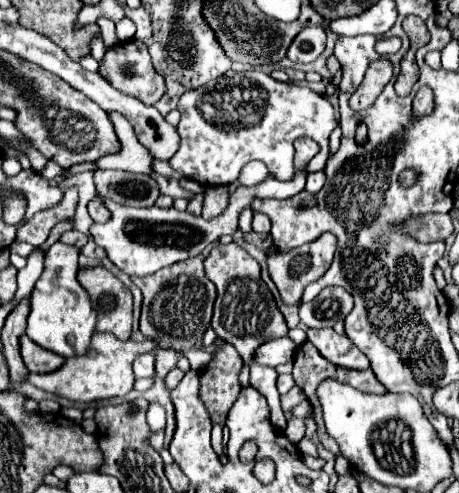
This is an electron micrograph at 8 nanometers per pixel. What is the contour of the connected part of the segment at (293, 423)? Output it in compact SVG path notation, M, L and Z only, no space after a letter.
M302 418L290 420L288 426L286 426L286 430L284 430L284 434L288 436L288 440L294 442L294 444L298 444L304 438L304 432L306 432L306 422Z

